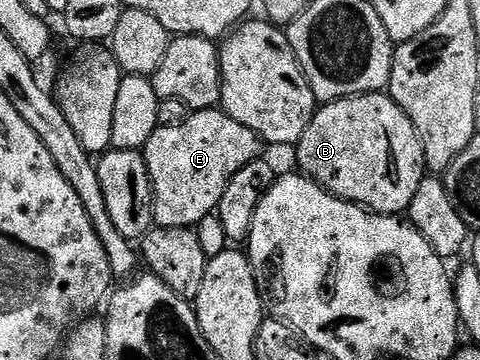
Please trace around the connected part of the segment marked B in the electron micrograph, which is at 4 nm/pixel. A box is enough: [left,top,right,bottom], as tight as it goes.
[295,92,427,216]

